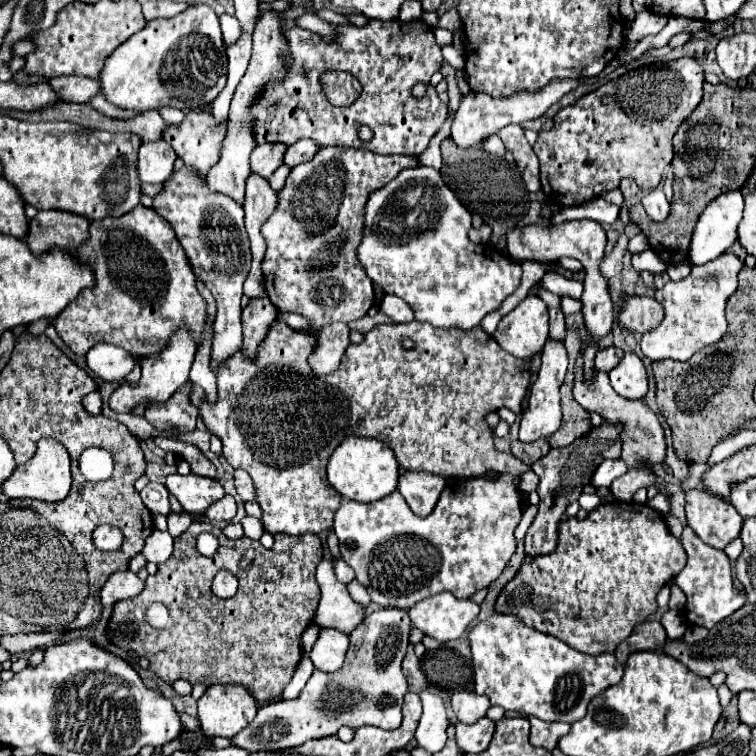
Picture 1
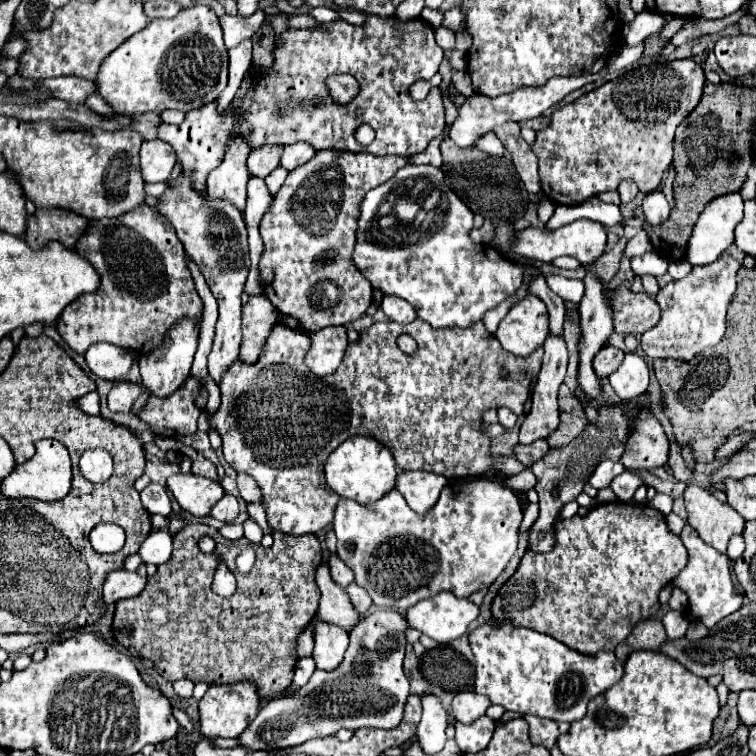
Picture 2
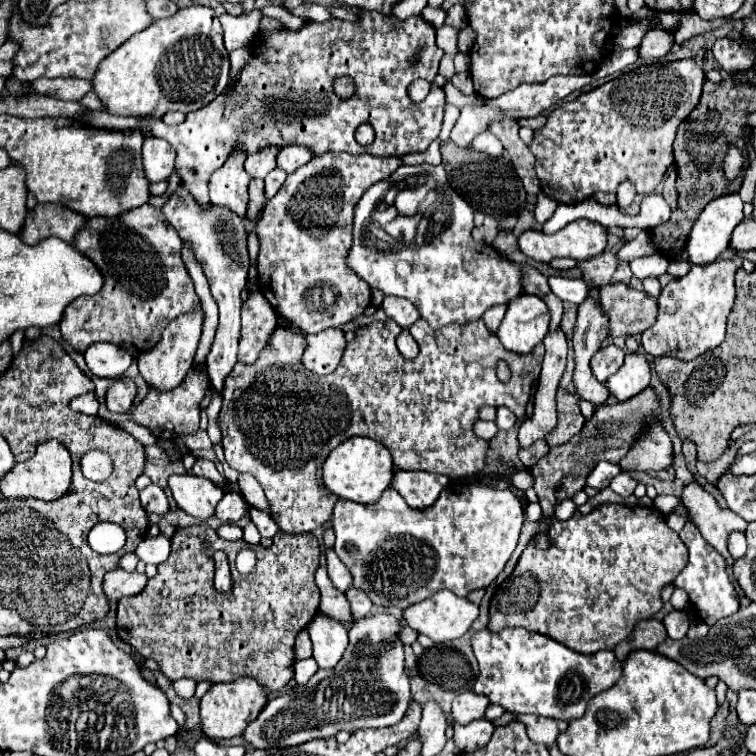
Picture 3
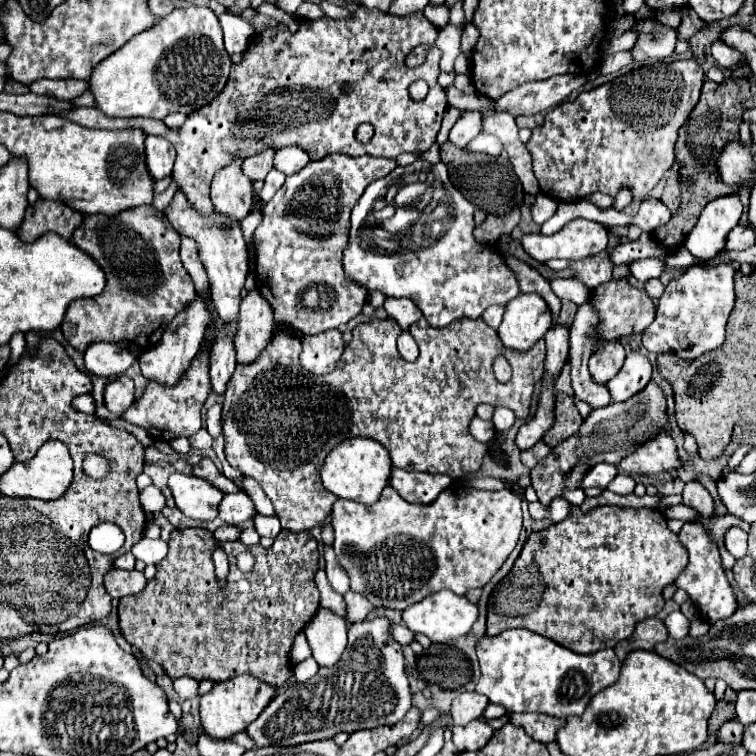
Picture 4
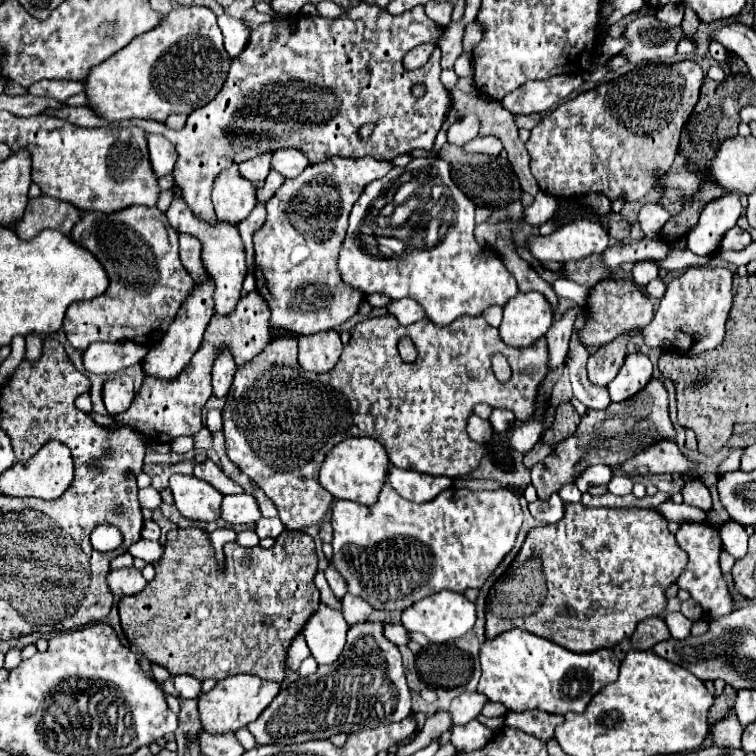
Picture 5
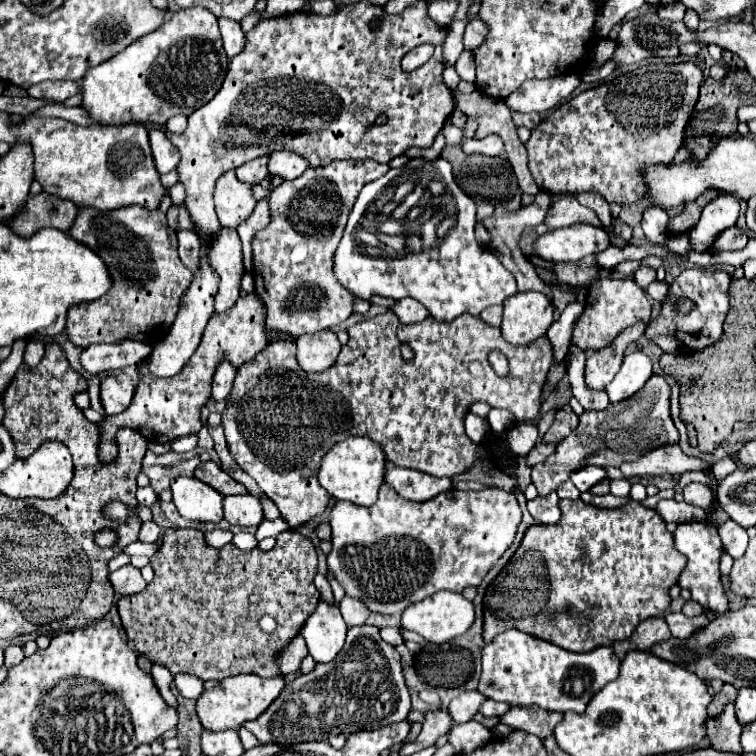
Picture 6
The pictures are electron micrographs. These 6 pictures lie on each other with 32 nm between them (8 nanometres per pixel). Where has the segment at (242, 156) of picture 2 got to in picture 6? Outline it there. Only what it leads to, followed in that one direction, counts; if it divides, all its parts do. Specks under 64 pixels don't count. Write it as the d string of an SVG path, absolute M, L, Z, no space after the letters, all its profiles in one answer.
M234 170L226 172L214 192L216 214L224 228L238 228L254 210L256 200L252 198L250 186L238 182Z

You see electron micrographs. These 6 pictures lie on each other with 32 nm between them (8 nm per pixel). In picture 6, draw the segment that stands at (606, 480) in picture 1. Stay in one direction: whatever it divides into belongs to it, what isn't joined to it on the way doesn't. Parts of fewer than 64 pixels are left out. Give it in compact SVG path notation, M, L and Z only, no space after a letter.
M588 466L588 468L578 468L576 472L572 472L570 480L572 480L572 484L574 484L580 492L586 492L586 490L590 490L596 482L600 482L600 480L606 478L606 476L608 476L606 468Z

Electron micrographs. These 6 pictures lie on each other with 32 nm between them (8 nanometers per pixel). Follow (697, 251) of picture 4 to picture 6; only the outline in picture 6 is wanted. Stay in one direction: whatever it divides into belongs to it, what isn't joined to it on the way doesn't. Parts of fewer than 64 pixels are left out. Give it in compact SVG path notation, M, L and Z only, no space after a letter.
M720 194L712 202L708 202L702 210L698 224L690 230L692 248L696 252L710 250L714 236L736 224L738 212L740 212L740 202L736 196Z

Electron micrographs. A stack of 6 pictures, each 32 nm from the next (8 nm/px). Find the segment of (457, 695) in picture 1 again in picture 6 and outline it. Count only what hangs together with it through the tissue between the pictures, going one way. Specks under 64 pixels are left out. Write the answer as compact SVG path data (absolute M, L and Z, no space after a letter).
M478 690L462 692L450 702L448 712L456 724L464 724L464 722L472 720L472 716L478 712L482 702L484 702L484 696Z

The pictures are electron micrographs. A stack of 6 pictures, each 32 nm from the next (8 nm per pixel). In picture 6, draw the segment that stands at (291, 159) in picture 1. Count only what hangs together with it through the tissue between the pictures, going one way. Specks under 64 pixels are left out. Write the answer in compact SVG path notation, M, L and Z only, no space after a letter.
M274 152L268 160L268 172L282 178L282 180L294 180L308 168L308 162L294 154L294 152Z

